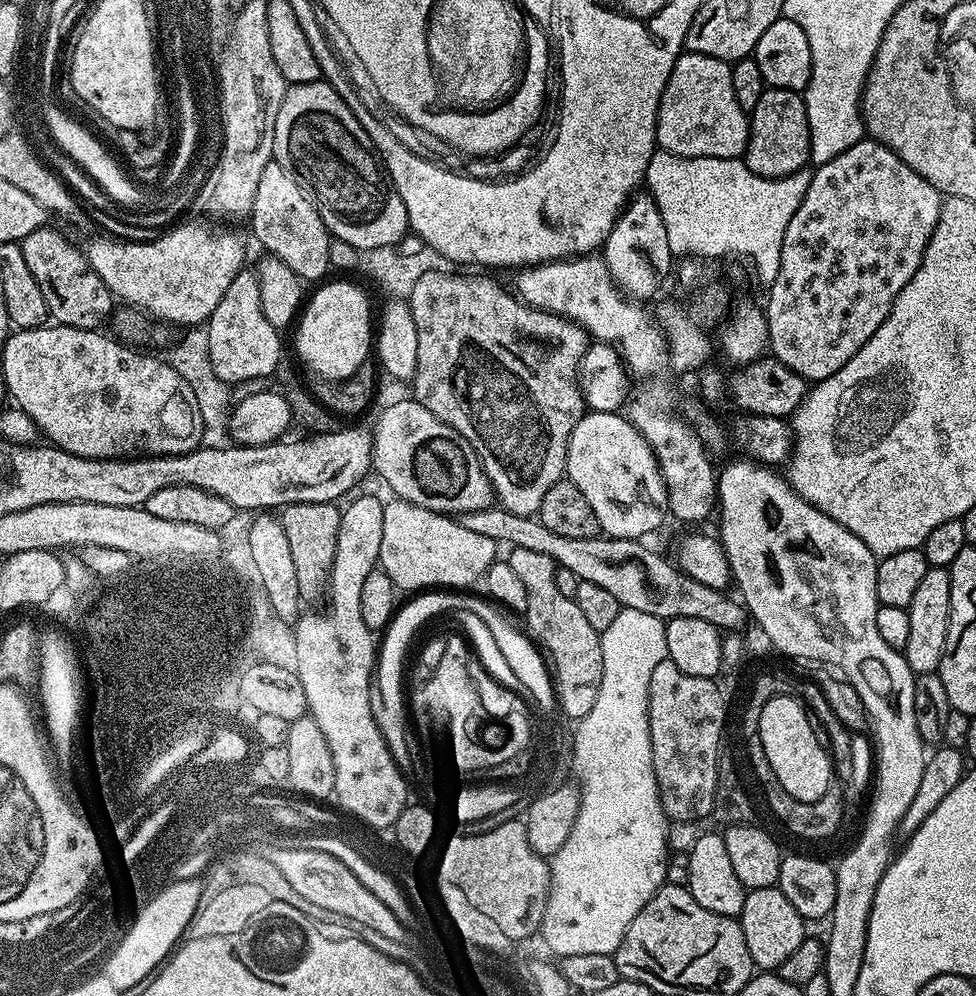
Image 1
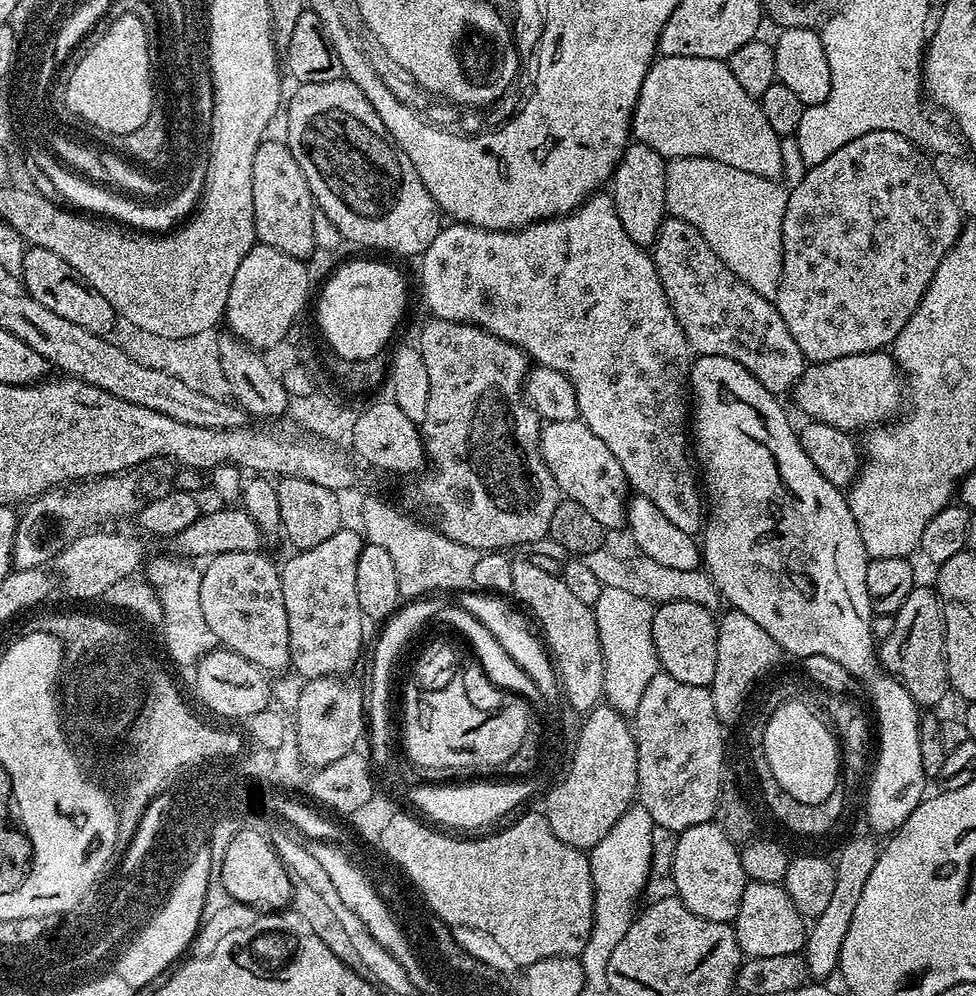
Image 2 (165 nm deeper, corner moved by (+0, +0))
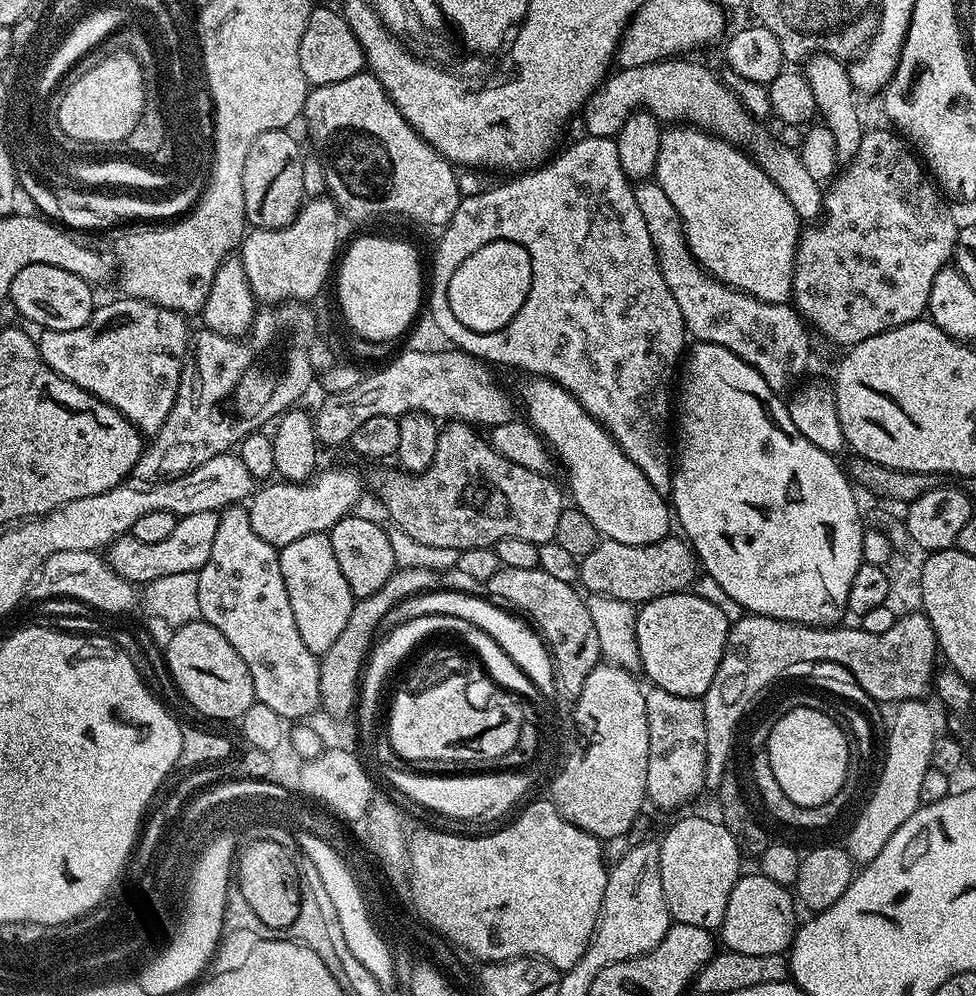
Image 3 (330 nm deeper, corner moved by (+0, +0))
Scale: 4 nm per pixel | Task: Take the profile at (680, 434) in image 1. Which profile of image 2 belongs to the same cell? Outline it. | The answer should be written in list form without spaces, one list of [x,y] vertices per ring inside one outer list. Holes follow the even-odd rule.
[[[601,190],[594,196],[582,201],[572,212],[562,216],[553,216],[550,220],[537,220],[525,228],[517,228],[506,232],[489,228],[474,228],[471,224],[452,222],[441,227],[438,238],[430,242],[430,246],[419,257],[420,288],[424,291],[424,300],[433,317],[442,320],[457,320],[463,324],[478,324],[490,334],[503,340],[509,340],[514,346],[523,350],[524,355],[531,358],[539,367],[558,370],[570,378],[576,391],[578,416],[586,426],[606,446],[610,446],[610,454],[618,458],[622,470],[626,474],[631,491],[638,496],[650,498],[682,534],[696,536],[706,523],[706,500],[702,495],[702,484],[690,455],[690,349],[688,339],[684,337],[682,326],[678,326],[678,318],[674,318],[674,310],[670,310],[670,302],[662,290],[662,282],[658,278],[656,261],[649,249],[634,242],[630,234],[622,228],[618,218],[618,210],[614,210],[614,202],[607,191]]]

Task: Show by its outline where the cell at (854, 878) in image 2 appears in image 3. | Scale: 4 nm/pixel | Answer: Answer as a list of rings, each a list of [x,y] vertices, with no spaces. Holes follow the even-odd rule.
[[[901,700],[890,718],[886,756],[878,782],[858,818],[853,819],[844,845],[855,865],[869,864],[886,846],[895,830],[914,814],[922,803],[921,792],[926,770],[932,767],[936,722],[924,700]]]

